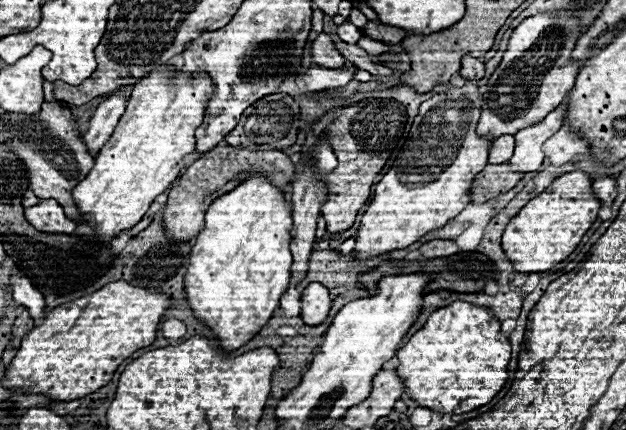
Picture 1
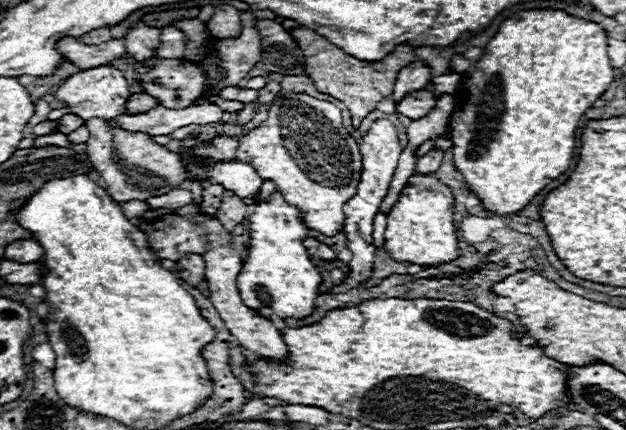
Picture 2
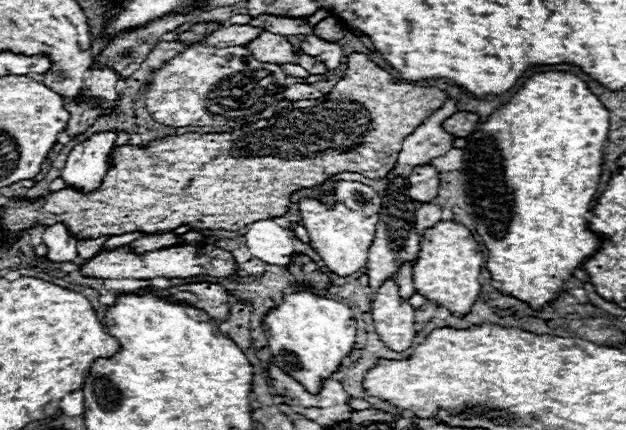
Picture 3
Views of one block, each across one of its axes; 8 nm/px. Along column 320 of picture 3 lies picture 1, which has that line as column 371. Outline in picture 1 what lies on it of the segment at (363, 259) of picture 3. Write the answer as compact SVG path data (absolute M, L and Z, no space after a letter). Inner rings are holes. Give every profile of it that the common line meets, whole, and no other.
M464 82L464 86L456 86L444 94L436 94L430 100L422 102L420 114L416 116L410 136L394 160L392 168L384 174L384 178L376 184L374 196L364 212L356 234L356 246L352 250L354 260L364 262L372 256L380 256L384 252L404 250L406 246L418 242L432 230L442 228L448 220L460 214L470 204L470 188L474 176L488 164L488 148L490 142L476 134L476 124L480 118L480 94L476 82Z

